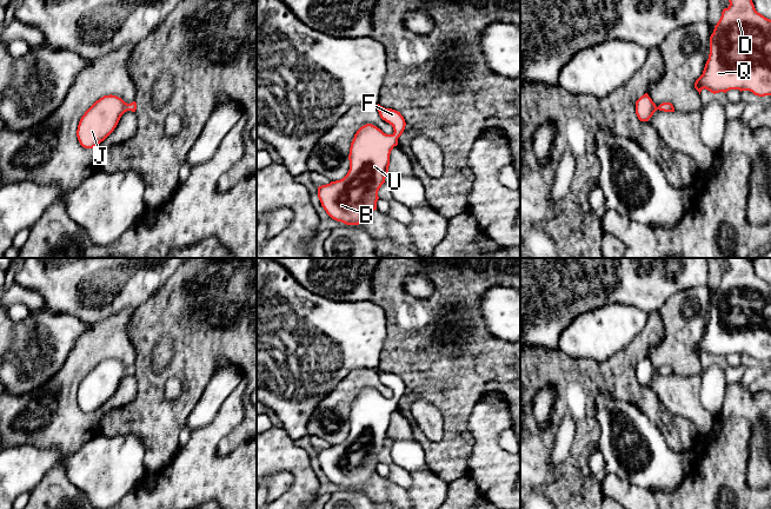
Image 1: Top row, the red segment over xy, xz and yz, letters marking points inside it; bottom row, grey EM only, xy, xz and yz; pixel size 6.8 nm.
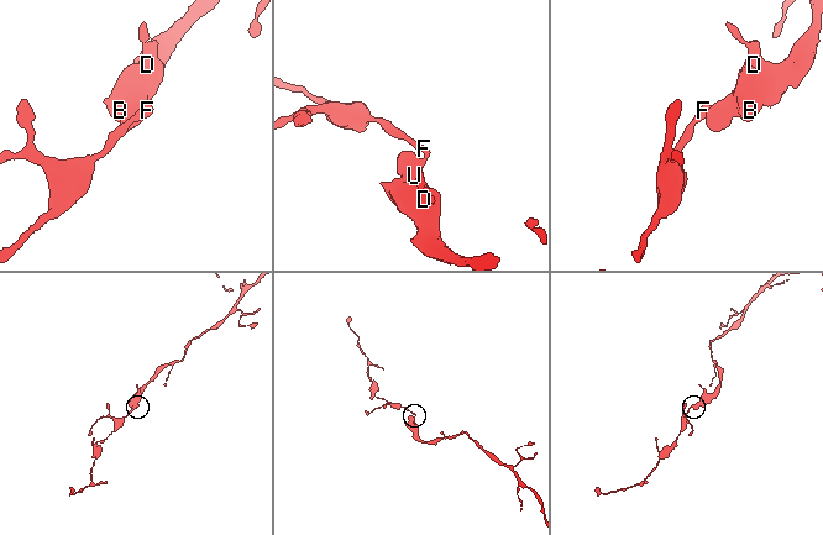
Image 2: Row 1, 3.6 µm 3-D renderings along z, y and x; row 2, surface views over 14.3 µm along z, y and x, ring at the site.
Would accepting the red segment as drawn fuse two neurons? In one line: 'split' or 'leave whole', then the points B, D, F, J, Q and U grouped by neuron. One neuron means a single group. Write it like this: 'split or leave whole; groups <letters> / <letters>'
leave whole; groups B D F J Q U

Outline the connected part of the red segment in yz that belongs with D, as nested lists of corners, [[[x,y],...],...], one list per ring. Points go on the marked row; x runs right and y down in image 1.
[[[729,0],[730,5],[724,8],[722,16],[717,25],[714,26],[713,33],[710,37],[710,54],[705,64],[703,74],[696,80],[694,88],[700,92],[705,88],[711,93],[716,94],[719,92],[726,93],[730,90],[750,91],[755,95],[765,97],[771,95],[771,20],[758,13],[755,8],[752,0]]]

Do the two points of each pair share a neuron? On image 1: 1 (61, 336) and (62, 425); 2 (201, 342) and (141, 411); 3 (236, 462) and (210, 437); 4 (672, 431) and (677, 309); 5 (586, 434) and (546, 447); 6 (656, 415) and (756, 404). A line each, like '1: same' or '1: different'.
1: different
2: same
3: same
4: different
5: same
6: different

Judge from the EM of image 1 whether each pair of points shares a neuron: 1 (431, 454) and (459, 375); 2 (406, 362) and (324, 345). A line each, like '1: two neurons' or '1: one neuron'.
1: one neuron
2: two neurons

